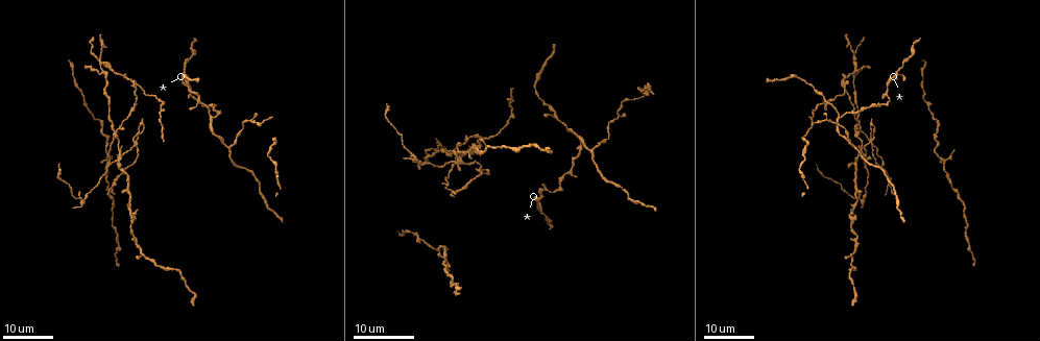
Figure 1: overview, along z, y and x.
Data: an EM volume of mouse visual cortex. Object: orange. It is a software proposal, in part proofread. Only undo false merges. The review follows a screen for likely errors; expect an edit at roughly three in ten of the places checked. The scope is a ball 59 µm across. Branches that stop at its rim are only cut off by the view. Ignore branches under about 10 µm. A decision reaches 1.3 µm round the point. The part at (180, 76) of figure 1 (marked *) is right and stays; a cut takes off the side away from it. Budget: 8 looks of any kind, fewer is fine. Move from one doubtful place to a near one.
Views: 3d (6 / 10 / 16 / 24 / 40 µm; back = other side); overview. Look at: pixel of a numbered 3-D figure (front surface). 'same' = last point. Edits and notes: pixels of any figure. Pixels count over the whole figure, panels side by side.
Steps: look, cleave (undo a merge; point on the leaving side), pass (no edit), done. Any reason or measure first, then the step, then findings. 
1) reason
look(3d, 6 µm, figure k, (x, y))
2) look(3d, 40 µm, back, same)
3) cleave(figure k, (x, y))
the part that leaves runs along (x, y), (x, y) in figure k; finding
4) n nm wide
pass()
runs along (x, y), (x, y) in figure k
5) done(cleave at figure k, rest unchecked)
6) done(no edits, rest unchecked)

three-way junction
look(3d, 24 µm, figure 1, (228, 147))

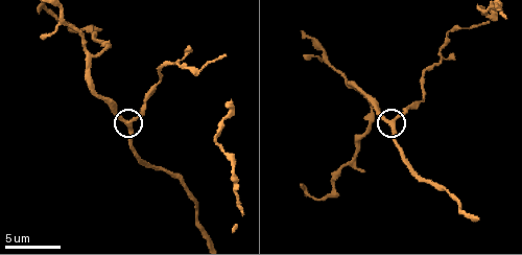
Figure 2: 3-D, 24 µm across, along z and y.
zoom in
look(3d, 6 µm, figure 2, (129, 122))

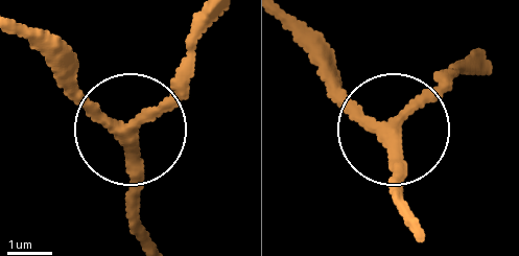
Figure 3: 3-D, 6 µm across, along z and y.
side arm 24 µm; 3 arms
pass()
continuous, no second neuron

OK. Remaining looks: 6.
a fork
look(3d, 16 µm, figure 2, (88, 53))

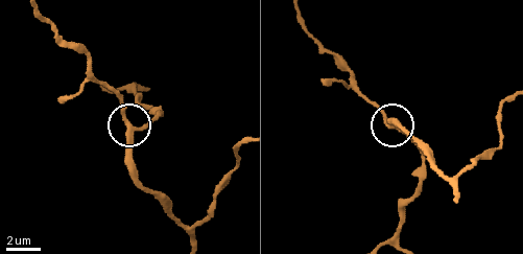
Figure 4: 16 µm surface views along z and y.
pass()
continuous, no second neuron

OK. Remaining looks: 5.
three arms meet
look(3d, 16 µm, figure 2, (440, 54))

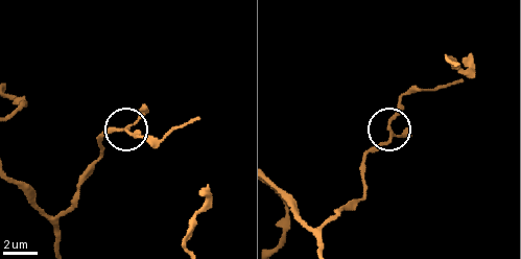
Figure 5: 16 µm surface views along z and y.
look(3d, 16 µm, back, figure 5, (126, 127))

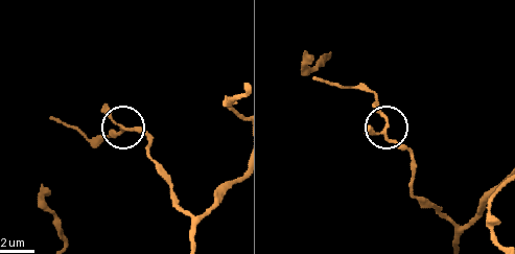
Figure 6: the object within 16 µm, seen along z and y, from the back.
3 arms
pass()
continuous, no second neuron

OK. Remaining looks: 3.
a fork
look(3d, 16 µm, figure 2, (322, 59))

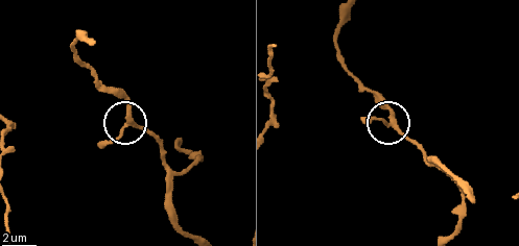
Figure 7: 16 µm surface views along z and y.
look(3d, 6 µm, figure 7, (390, 124))

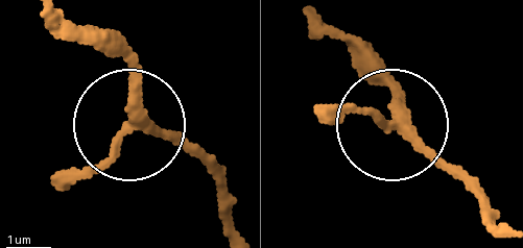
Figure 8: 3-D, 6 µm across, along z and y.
side arm 17 µm
pass()
runs along (237, 231), (222, 187), (136, 119), (121, 33) in figure 8; all the same neuron

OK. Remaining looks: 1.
done(no edits, rest unchecked)

